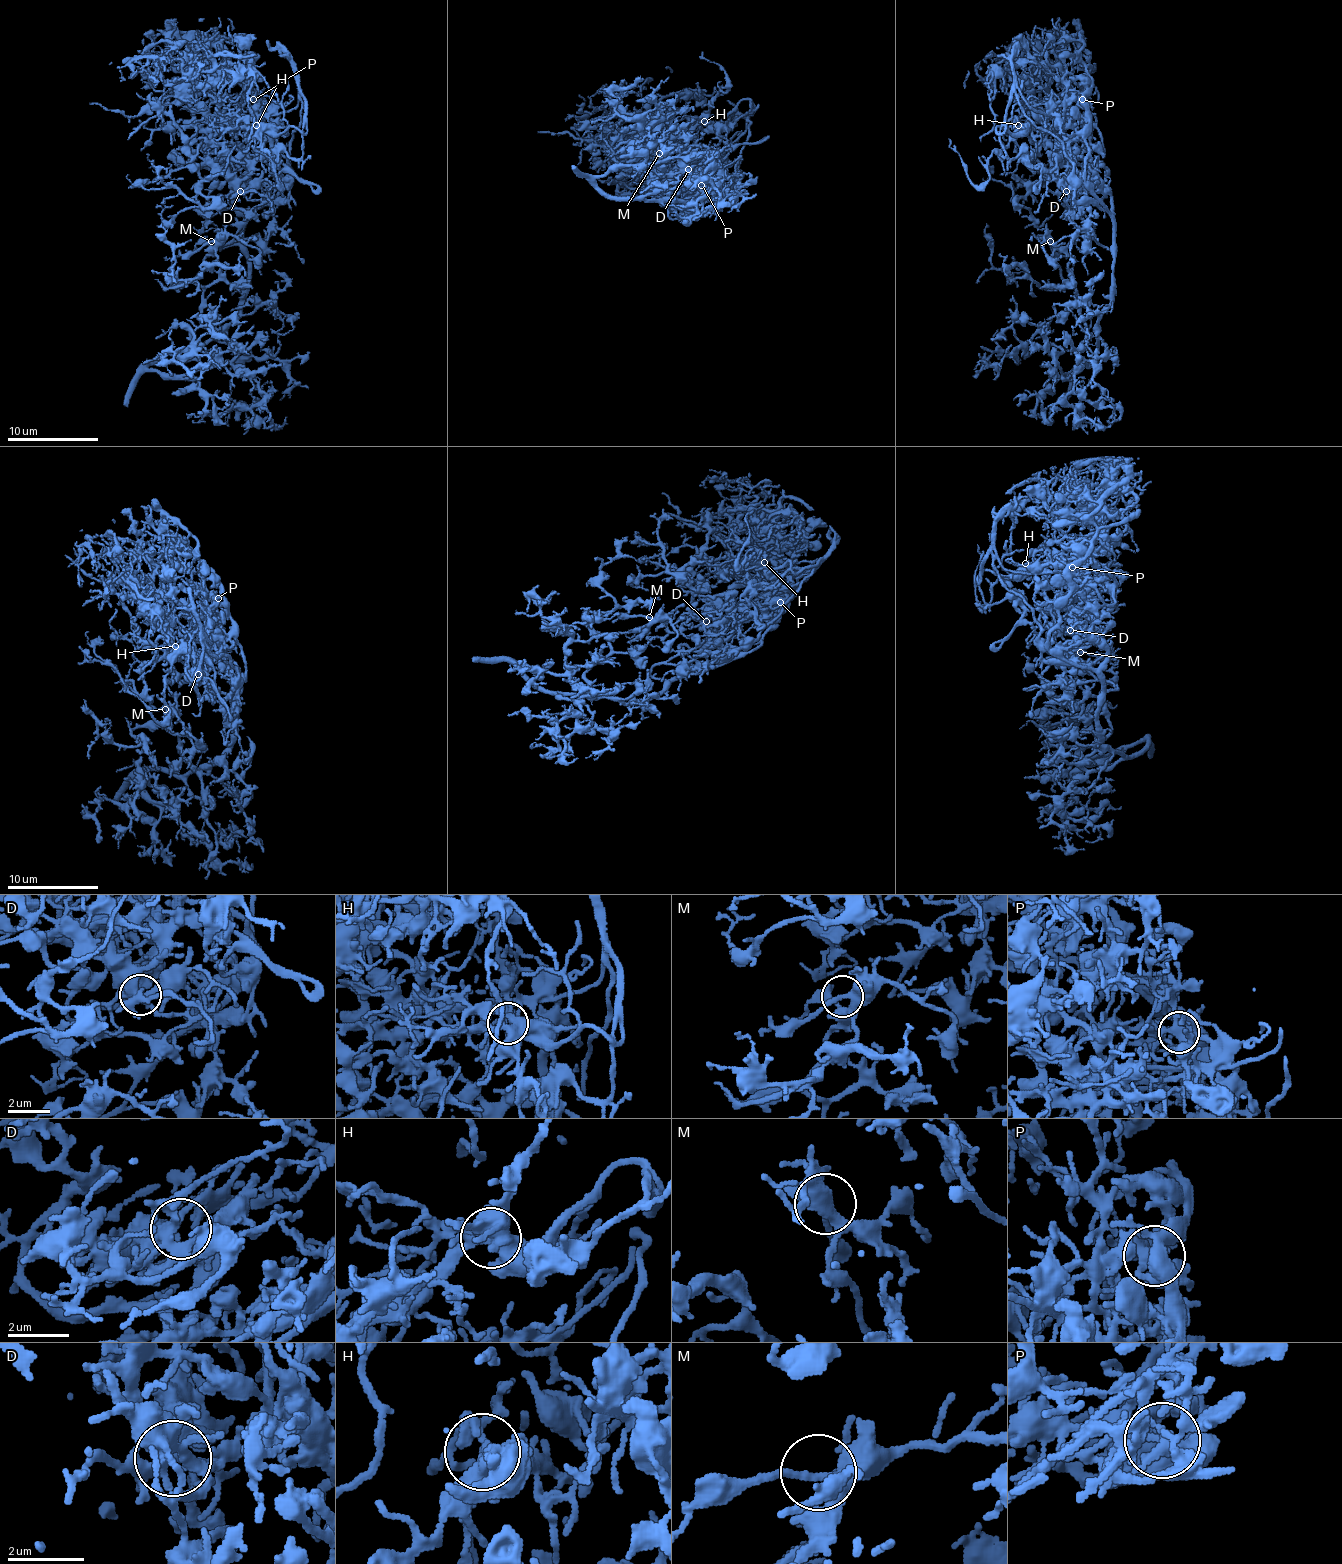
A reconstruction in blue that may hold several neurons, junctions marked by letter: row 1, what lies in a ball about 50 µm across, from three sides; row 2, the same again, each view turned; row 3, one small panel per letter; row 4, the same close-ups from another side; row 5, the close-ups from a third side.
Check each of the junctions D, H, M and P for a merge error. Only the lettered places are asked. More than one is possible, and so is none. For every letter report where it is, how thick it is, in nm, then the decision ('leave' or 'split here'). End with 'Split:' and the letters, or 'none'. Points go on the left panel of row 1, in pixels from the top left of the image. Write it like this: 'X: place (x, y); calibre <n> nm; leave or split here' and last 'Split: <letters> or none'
D: place (240, 191); calibre 360 nm; leave
H: place (256, 125); calibre 360 nm; leave
M: place (211, 241); calibre 280 nm; leave
P: place (253, 99); calibre 200 nm; split here
Split: P

